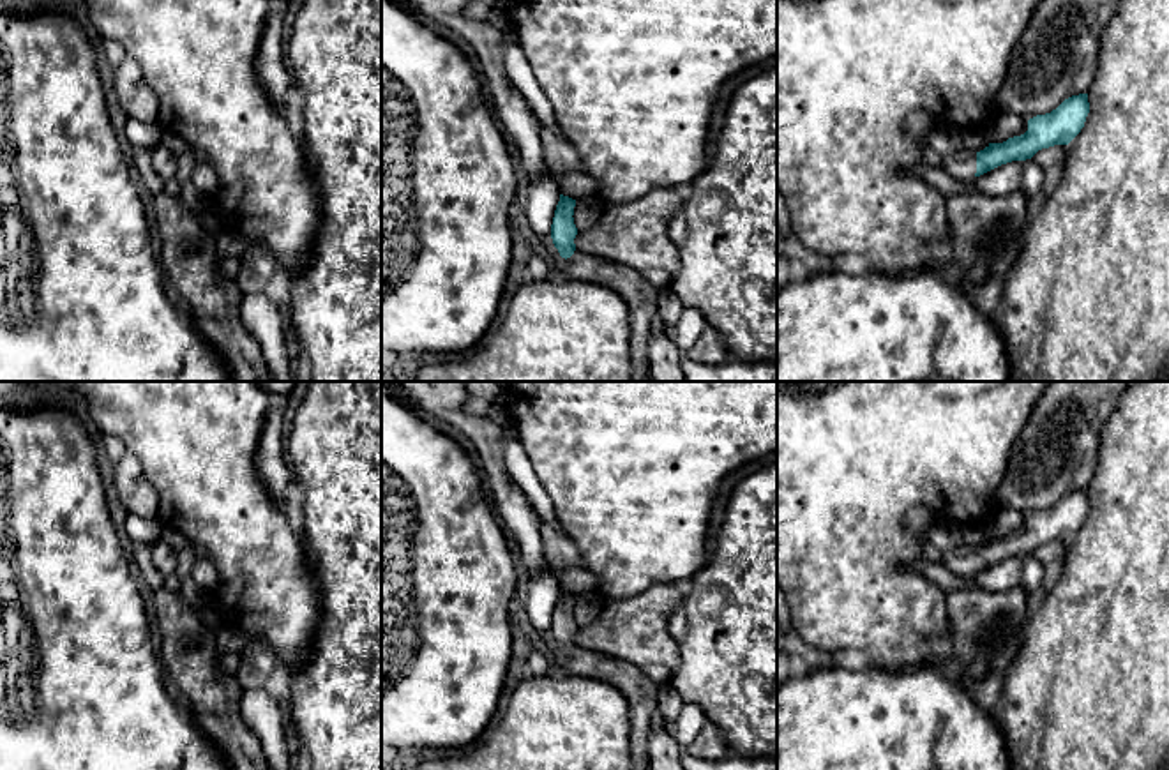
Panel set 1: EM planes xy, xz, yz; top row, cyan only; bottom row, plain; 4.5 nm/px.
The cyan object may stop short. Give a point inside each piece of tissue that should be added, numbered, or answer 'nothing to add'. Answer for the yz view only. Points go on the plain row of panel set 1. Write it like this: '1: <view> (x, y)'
1: yz (961, 560)

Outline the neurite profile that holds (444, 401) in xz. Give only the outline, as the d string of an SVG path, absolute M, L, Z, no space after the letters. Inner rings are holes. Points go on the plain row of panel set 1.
M387 381L420 415L449 422L477 449L494 512L517 540L530 576L547 569L539 519L521 487L510 479L503 459L503 427L489 417L466 413L466 381Z

